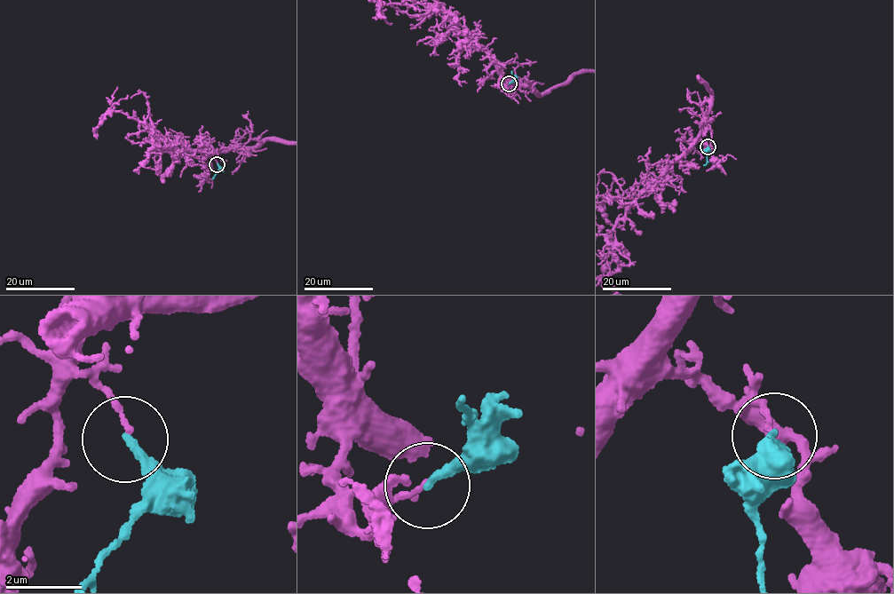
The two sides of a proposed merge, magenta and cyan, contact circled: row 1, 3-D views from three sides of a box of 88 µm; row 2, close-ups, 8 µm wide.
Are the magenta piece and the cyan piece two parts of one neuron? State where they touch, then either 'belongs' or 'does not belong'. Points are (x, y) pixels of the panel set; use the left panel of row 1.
at (217, 164); does not belong

